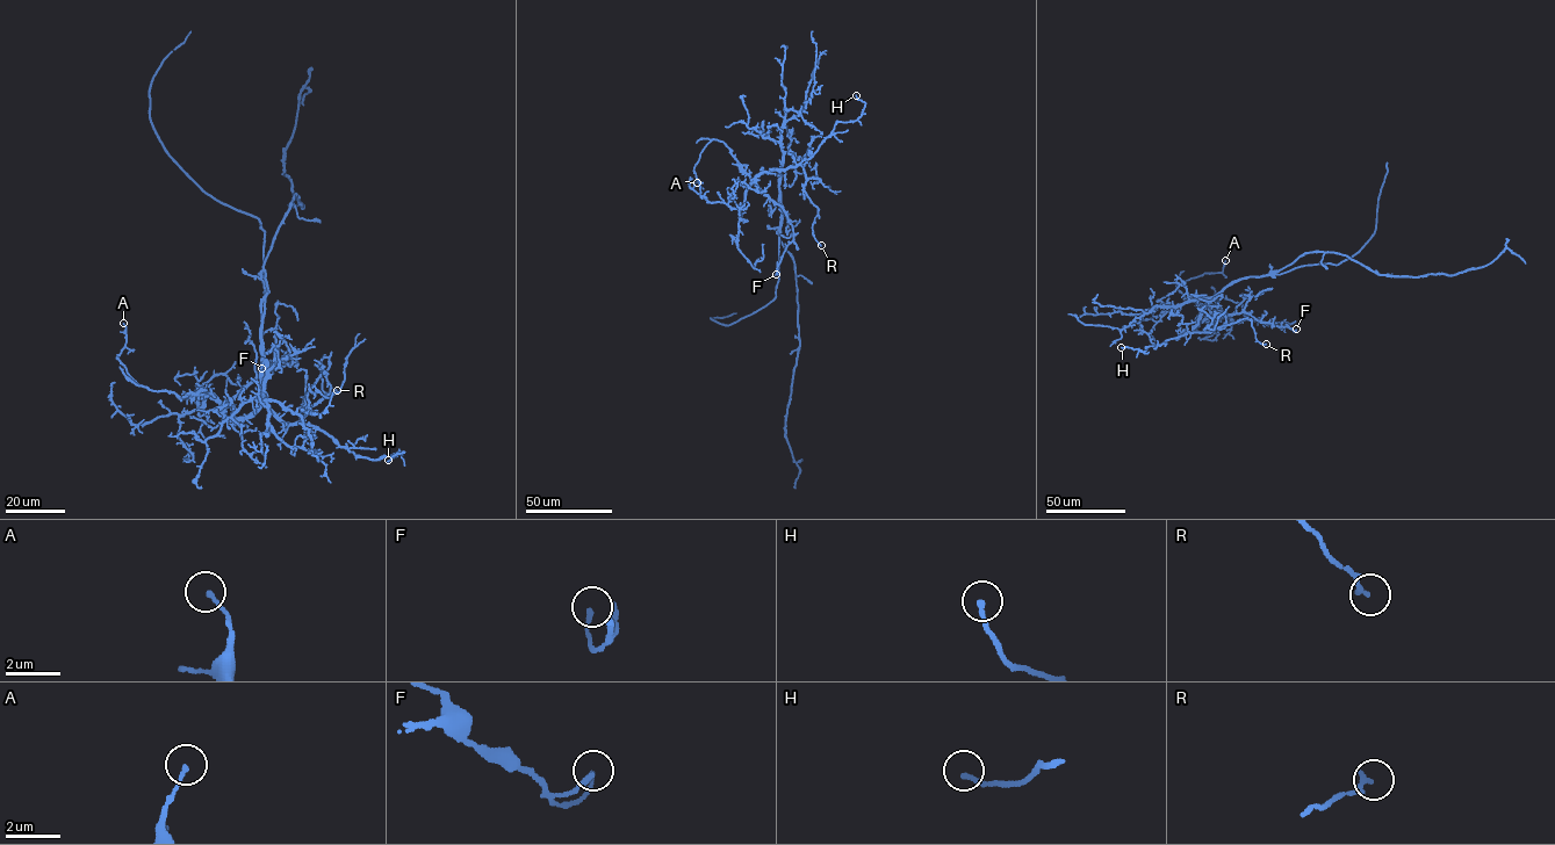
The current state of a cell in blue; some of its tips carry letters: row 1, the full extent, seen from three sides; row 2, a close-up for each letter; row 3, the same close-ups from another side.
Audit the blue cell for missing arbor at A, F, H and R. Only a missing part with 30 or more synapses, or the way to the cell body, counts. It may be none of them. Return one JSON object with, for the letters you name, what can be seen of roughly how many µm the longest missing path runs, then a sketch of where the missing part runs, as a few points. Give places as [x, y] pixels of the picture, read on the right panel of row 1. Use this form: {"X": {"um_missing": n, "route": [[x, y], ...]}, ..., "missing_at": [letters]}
{"missing_at": []}

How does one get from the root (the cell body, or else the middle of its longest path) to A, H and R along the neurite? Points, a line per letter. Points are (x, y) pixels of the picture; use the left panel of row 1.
A: (270, 251), (261, 401), (246, 416), (225, 416), (211, 394), (180, 397), (141, 385), (116, 358), (123, 323)
H: (270, 251), (264, 264), (263, 397), (285, 421), (316, 426), (360, 457), (404, 452), (388, 460)
R: (270, 251), (263, 397), (285, 421), (299, 423), (304, 397), (329, 367), (324, 356), (322, 390), (337, 390)

